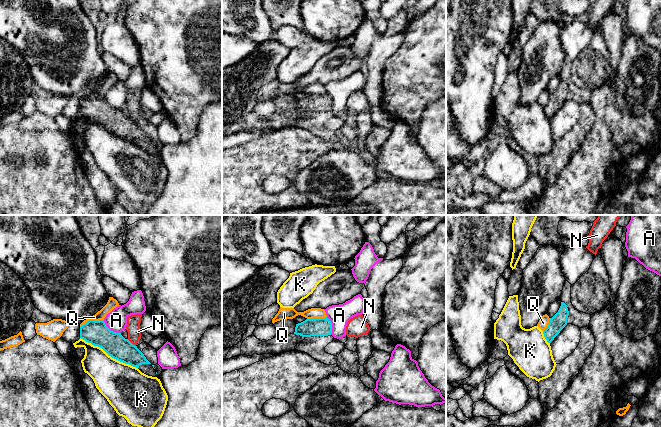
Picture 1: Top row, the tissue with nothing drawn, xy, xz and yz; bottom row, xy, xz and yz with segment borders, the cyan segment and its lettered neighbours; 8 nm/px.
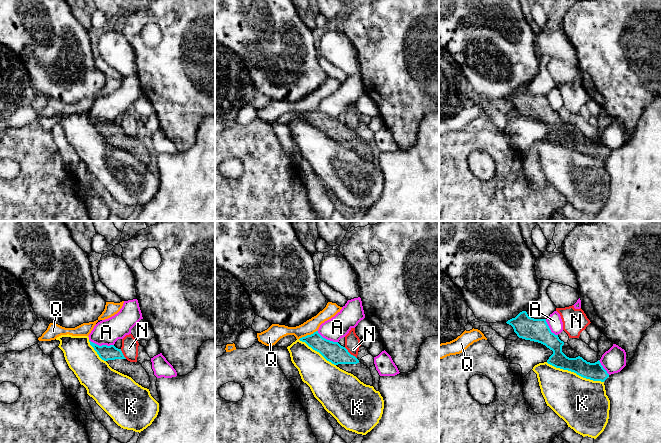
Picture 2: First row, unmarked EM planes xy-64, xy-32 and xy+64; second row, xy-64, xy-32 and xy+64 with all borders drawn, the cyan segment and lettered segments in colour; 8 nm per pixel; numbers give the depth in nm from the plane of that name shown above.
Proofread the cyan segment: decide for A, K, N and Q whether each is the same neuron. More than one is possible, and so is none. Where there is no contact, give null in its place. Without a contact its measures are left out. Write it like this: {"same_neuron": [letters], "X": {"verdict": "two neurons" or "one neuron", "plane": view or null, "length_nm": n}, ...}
{"same_neuron": [], "A": {"verdict": "two neurons", "plane": "xy", "length_nm": 180}, "K": {"verdict": "two neurons", "plane": "xy", "length_nm": 550}, "N": {"verdict": "two neurons", "plane": "xy", "length_nm": 90}, "Q": {"verdict": "two neurons", "plane": "xy", "length_nm": 200}}

